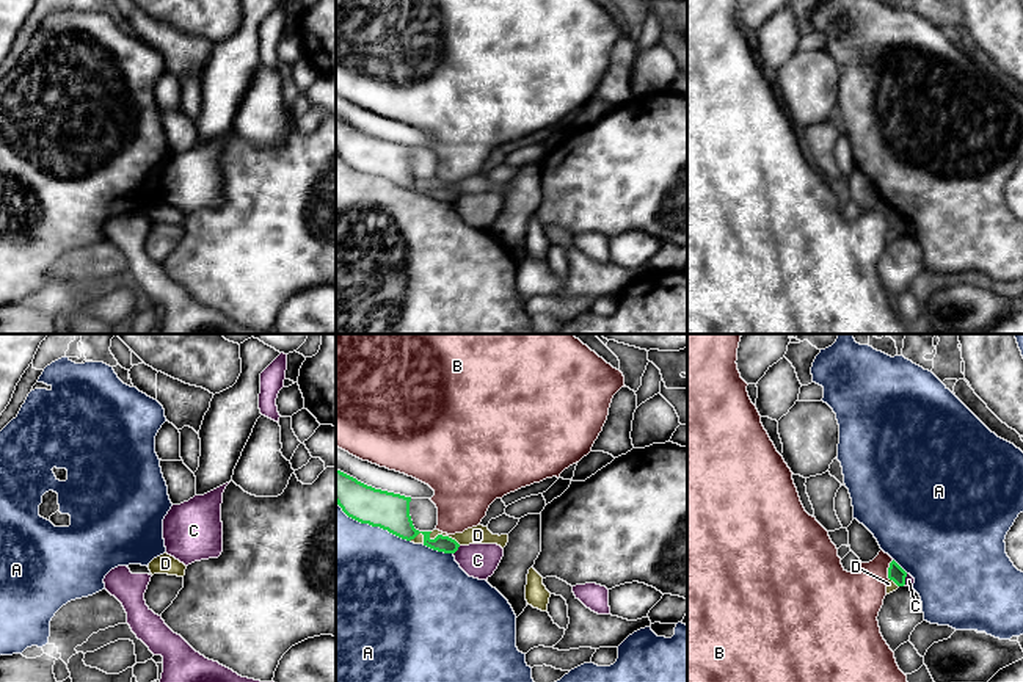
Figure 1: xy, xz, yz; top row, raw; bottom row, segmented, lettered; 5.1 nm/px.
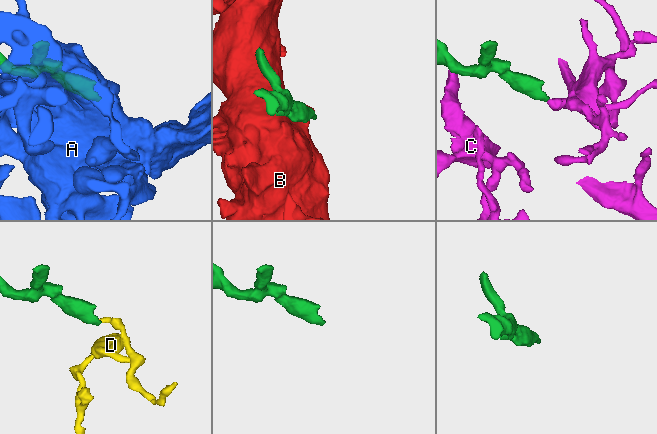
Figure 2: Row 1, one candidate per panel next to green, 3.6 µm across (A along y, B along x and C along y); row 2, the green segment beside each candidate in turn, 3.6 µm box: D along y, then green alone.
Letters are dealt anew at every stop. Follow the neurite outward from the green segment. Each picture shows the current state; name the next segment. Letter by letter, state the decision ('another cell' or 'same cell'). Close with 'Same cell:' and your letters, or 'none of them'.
A: another cell
B: another cell
C: another cell
D: another cell
Same cell: none of them

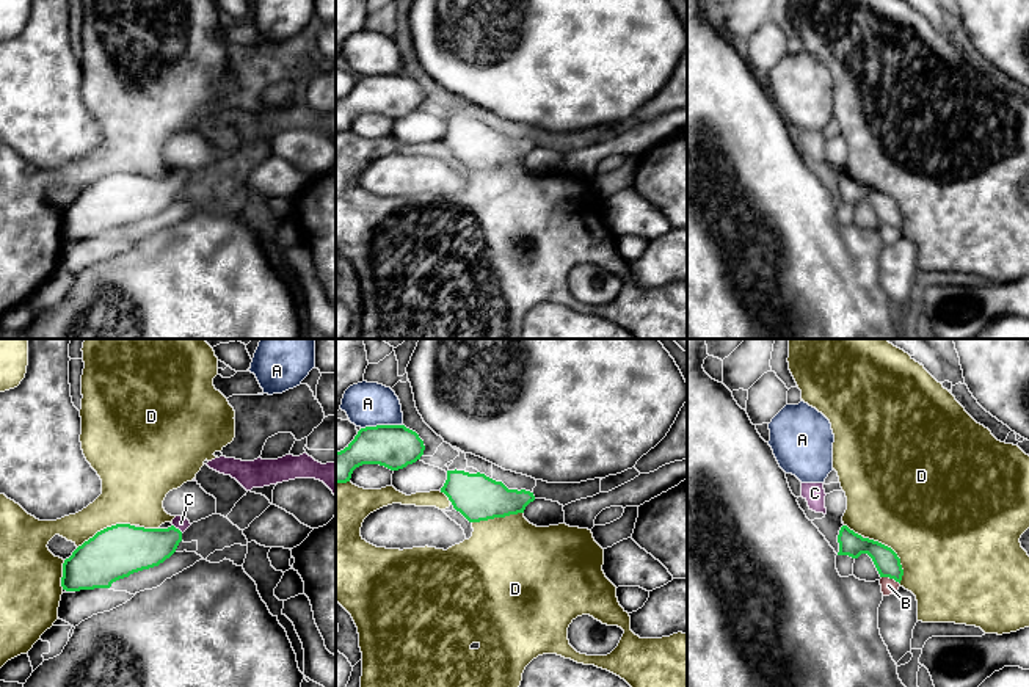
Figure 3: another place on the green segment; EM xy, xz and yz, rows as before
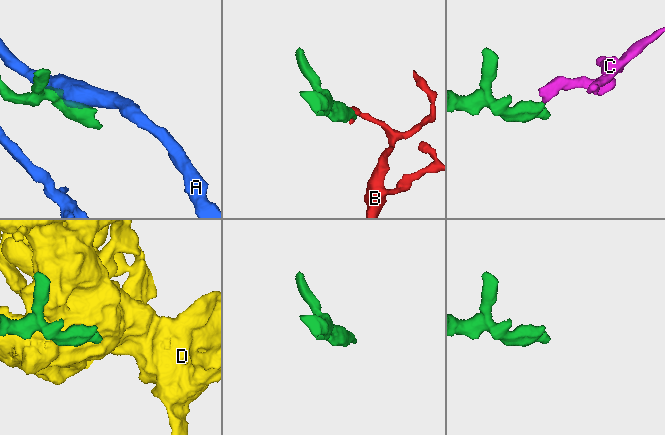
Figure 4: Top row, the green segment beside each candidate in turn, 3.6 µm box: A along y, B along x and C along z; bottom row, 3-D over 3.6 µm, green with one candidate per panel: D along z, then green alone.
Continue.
A: another cell
B: another cell
C: same cell
D: another cell
Same cell: C

